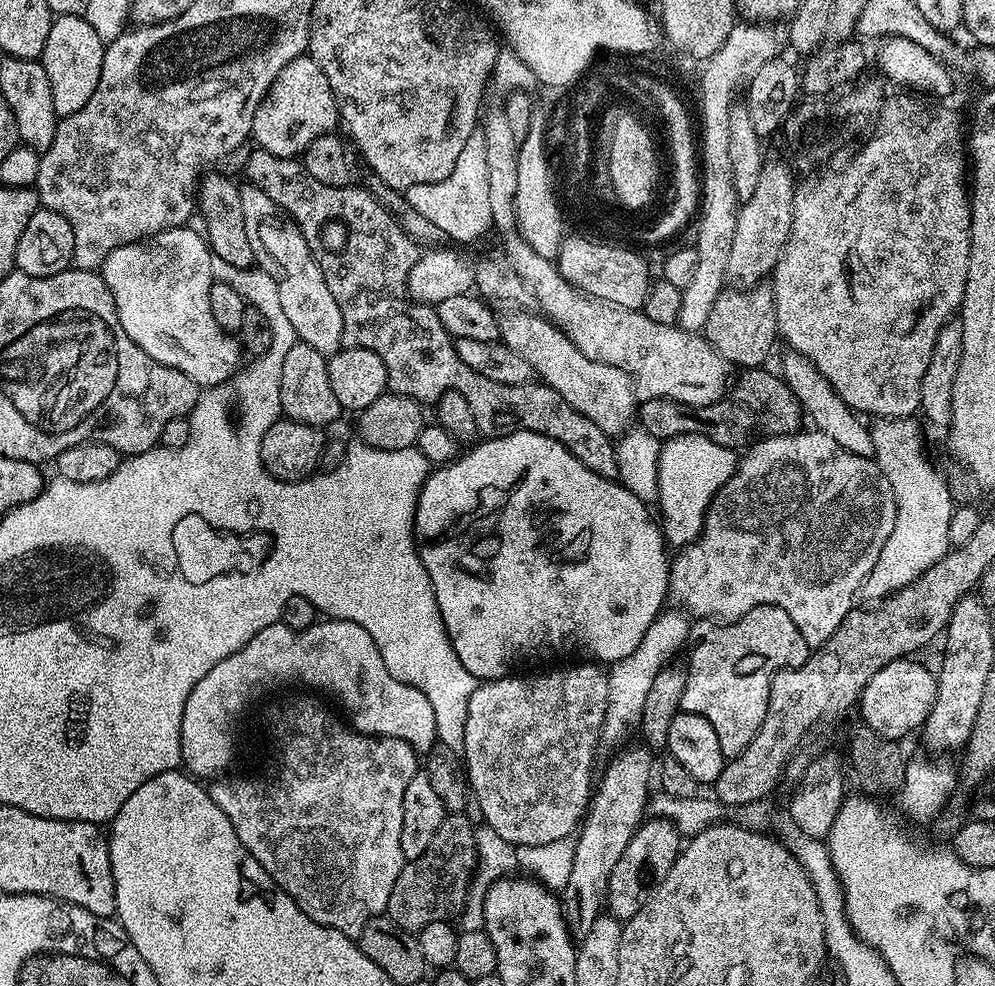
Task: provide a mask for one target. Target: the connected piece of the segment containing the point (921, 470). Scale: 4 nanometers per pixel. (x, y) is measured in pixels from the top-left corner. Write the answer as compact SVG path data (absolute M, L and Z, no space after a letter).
M880 418L870 428L875 462L882 474L886 474L890 490L894 490L896 517L894 530L890 530L890 538L886 538L886 546L882 546L878 562L874 562L874 570L870 570L864 579L862 596L868 602L879 602L912 584L950 550L948 535L954 511L952 492L928 461L920 428L914 421L912 418Z

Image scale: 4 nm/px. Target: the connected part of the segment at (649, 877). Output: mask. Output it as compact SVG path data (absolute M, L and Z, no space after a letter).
M663 818L645 819L630 838L626 850L622 850L622 858L618 858L613 872L610 873L607 911L621 922L634 918L634 914L638 914L640 907L648 900L654 885L658 886L662 878L666 878L681 847L682 837L673 821Z

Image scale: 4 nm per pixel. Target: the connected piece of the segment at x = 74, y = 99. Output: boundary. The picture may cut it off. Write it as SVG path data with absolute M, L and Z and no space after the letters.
M58 16L53 19L42 63L46 78L50 78L50 98L54 98L57 117L78 114L78 110L90 102L94 90L98 90L98 78L102 78L105 47L106 41L98 38L98 30L94 30L94 26L90 26L83 16Z

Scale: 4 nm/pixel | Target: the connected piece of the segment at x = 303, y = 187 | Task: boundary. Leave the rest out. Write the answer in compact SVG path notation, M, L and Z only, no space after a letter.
M256 148L248 156L248 161L244 164L244 172L247 183L256 184L267 196L273 200L277 209L281 213L286 212L287 216L299 228L303 237L306 238L307 245L310 246L311 252L314 254L315 261L318 262L319 269L322 270L322 276L326 278L326 284L329 287L330 294L334 297L334 302L338 302L338 310L342 310L342 322L344 323L344 344L361 348L362 350L374 350L374 354L378 354L378 358L382 358L382 366L386 366L386 378L388 379L388 391L396 392L400 396L405 396L411 400L416 400L422 406L435 405L436 401L442 398L442 394L446 394L450 390L458 390L458 394L462 394L462 398L466 398L466 402L470 402L470 410L474 410L474 418L476 419L477 429L481 433L487 434L489 437L502 436L510 432L537 432L546 438L554 438L562 446L566 446L566 450L570 450L570 454L574 454L574 458L578 458L578 462L582 462L582 466L586 466L590 470L594 470L599 476L609 478L617 475L616 470L616 447L609 436L602 430L598 430L598 426L594 426L594 422L590 422L590 418L586 418L586 414L578 414L578 410L574 410L574 406L570 406L570 402L566 402L566 398L562 398L562 394L558 394L554 389L548 387L543 382L529 382L527 384L519 384L518 386L506 386L502 382L490 382L490 378L482 378L482 374L478 374L474 370L470 370L470 366L466 366L466 362L462 362L462 358L458 358L456 345L447 330L442 326L442 322L438 322L438 314L435 307L426 304L417 304L415 300L409 298L408 295L408 275L414 266L418 255L418 245L416 241L410 239L402 230L402 226L390 214L389 210L383 203L368 191L367 187L351 184L346 187L328 186L324 182L320 182L318 178L313 178L304 167L299 159L291 156L275 156L266 150Z

